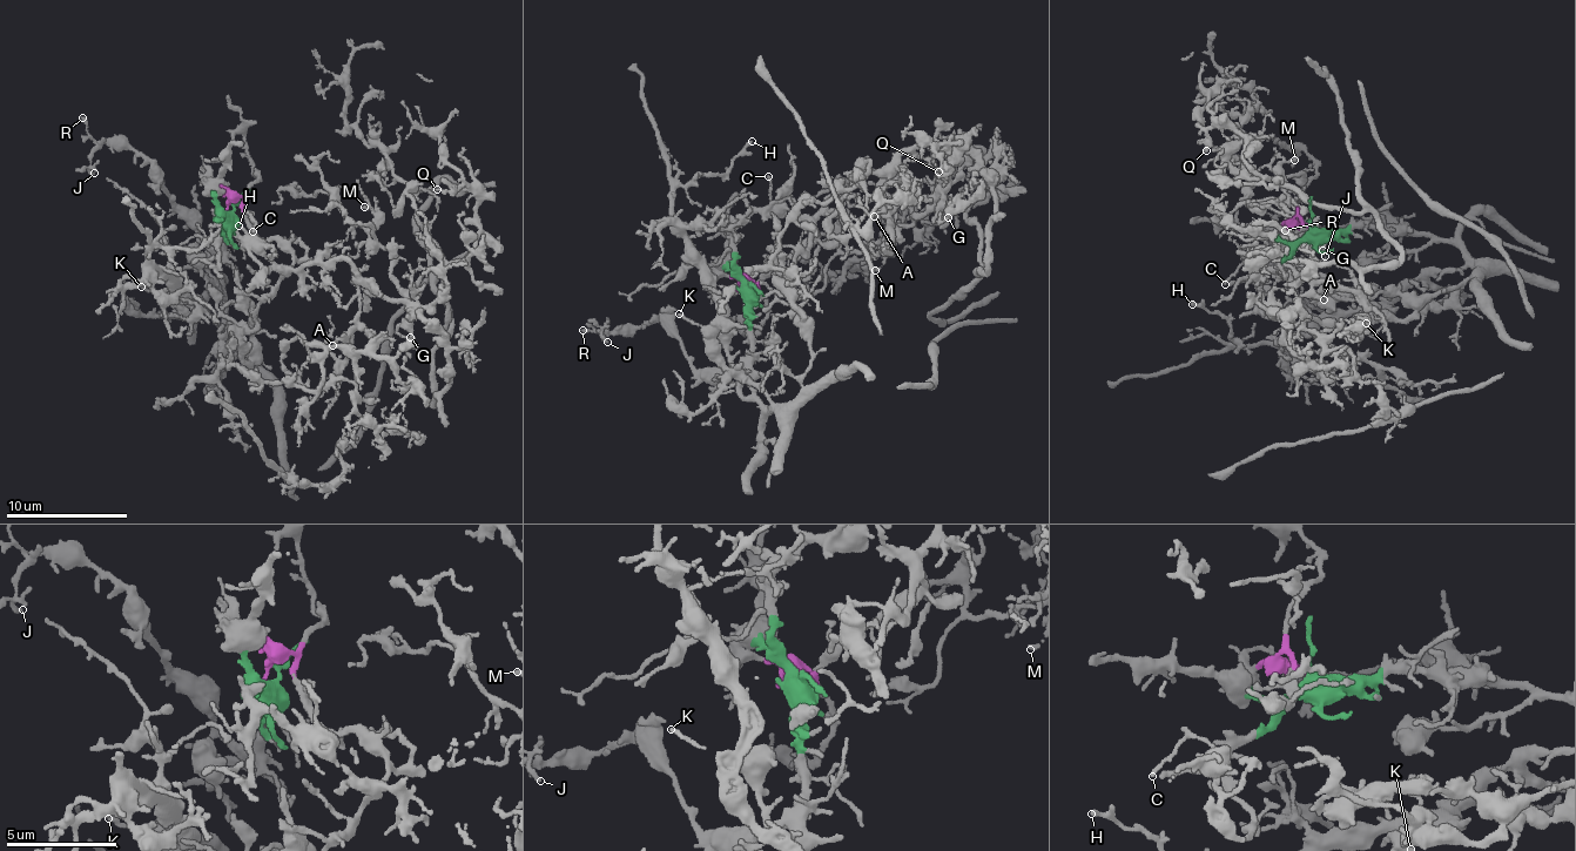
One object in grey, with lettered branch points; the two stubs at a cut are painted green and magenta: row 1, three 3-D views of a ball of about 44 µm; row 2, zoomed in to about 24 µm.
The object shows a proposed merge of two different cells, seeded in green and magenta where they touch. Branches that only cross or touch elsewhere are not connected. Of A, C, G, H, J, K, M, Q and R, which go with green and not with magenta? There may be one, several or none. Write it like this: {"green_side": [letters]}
{"green_side": ["C", "H", "J", "K", "R"]}

